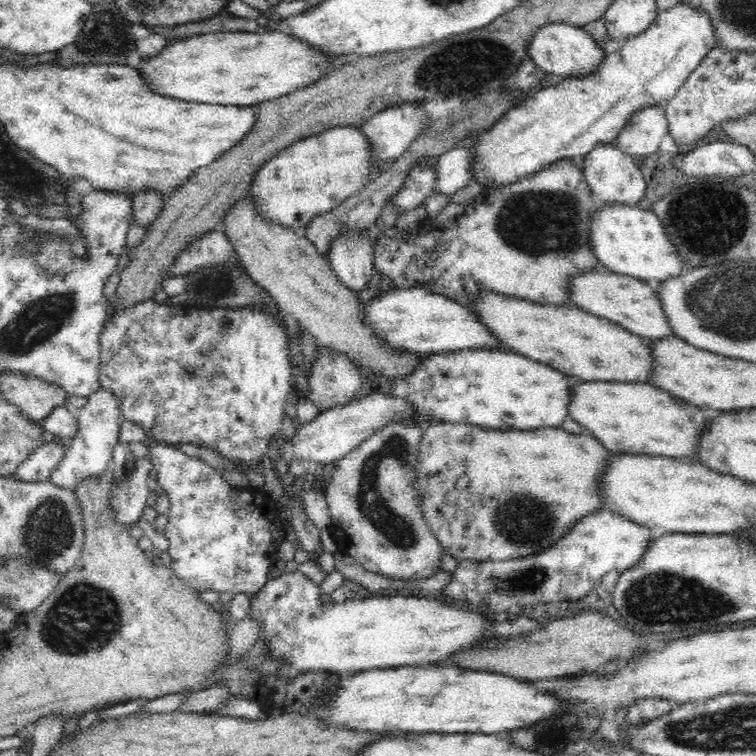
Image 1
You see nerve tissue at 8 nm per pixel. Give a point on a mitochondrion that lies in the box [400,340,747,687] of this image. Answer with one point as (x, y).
(664, 599)

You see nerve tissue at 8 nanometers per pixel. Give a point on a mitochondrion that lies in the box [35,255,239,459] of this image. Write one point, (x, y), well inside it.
(211, 288)

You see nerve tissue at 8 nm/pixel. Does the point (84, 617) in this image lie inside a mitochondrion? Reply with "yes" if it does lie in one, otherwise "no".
yes

